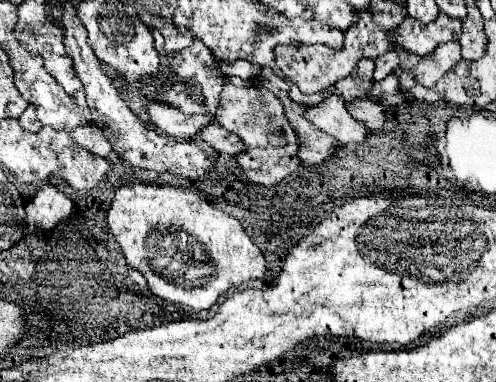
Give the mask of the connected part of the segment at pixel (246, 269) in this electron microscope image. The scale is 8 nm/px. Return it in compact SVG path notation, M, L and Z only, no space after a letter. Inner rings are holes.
M154 184L122 186L108 210L108 226L122 246L126 262L144 274L152 294L192 310L208 310L224 292L252 280L262 280L268 270L264 252L246 234L242 222L218 210L206 198L194 196L194 192L186 188Z

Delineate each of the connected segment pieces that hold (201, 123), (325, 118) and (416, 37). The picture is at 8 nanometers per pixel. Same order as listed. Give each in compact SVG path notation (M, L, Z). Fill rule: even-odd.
M154 102L148 106L152 126L158 128L160 134L168 134L174 138L188 138L192 140L206 124L218 122L214 116L188 116L174 106Z
M328 96L322 104L310 106L306 110L306 120L334 136L340 144L364 144L370 136L370 130L350 116L344 100L338 96Z
M438 14L438 18L432 24L418 24L416 20L406 18L396 32L390 34L390 38L404 50L418 54L418 56L428 56L438 48L438 44L458 40L460 36L460 20L450 18L446 14Z

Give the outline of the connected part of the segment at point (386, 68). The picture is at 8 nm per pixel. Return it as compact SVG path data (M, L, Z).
M392 50L392 52L386 52L386 54L378 56L374 62L376 62L374 82L380 82L380 80L384 80L388 74L396 72L396 68L398 68L398 54Z

